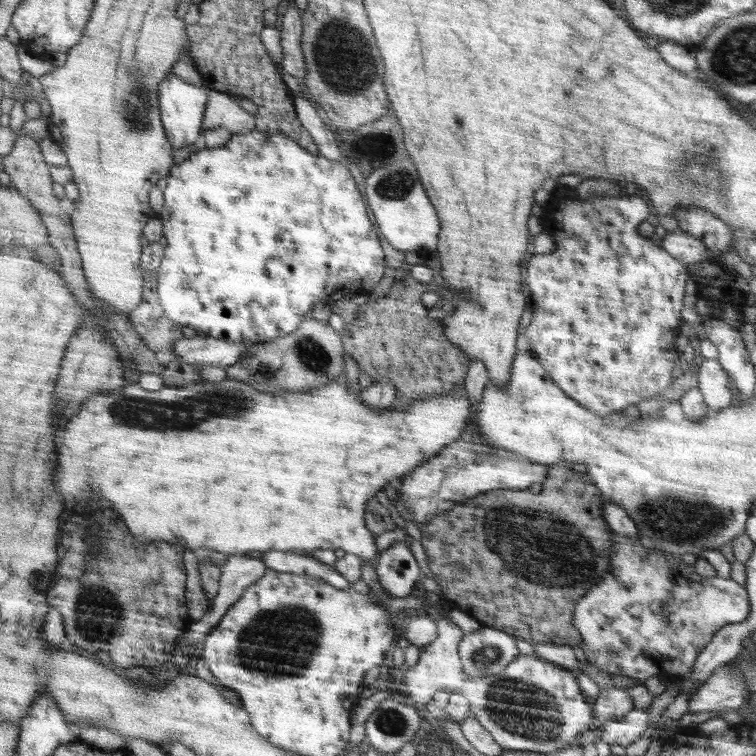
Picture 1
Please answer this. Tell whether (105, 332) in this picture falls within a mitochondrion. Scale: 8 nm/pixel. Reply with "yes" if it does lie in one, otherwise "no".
no

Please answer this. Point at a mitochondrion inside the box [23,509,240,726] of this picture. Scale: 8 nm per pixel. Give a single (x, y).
(91, 611)

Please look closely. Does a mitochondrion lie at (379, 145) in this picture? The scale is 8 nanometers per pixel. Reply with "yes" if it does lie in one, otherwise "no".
yes

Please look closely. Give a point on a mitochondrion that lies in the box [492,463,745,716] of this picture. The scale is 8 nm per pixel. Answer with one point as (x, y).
(657, 513)

